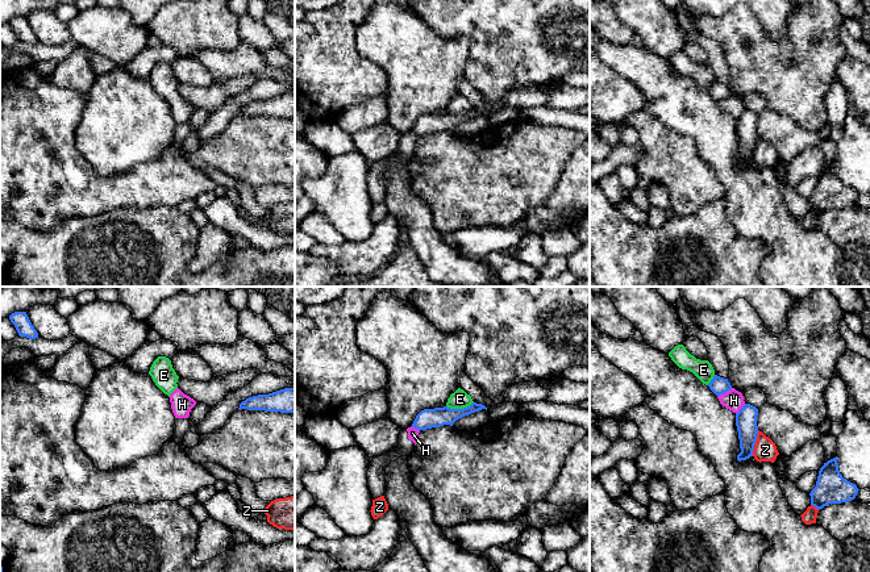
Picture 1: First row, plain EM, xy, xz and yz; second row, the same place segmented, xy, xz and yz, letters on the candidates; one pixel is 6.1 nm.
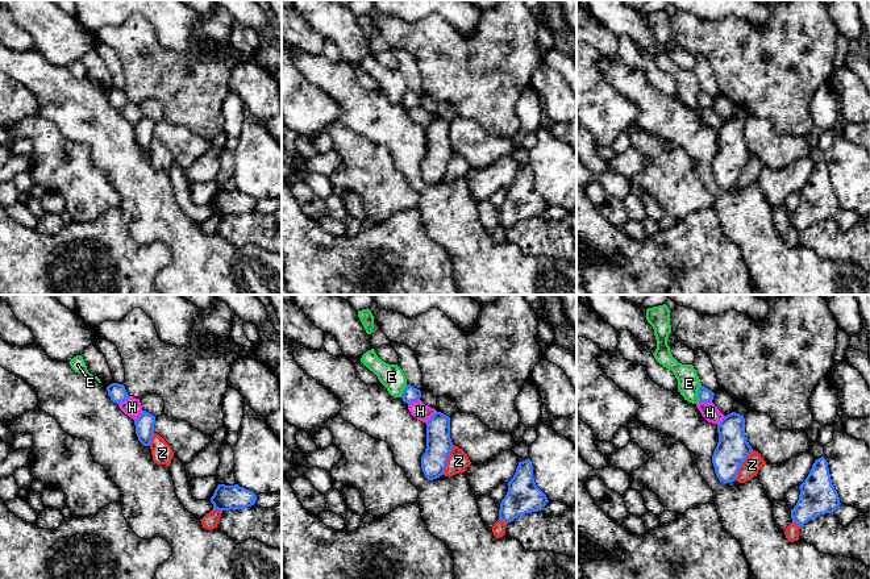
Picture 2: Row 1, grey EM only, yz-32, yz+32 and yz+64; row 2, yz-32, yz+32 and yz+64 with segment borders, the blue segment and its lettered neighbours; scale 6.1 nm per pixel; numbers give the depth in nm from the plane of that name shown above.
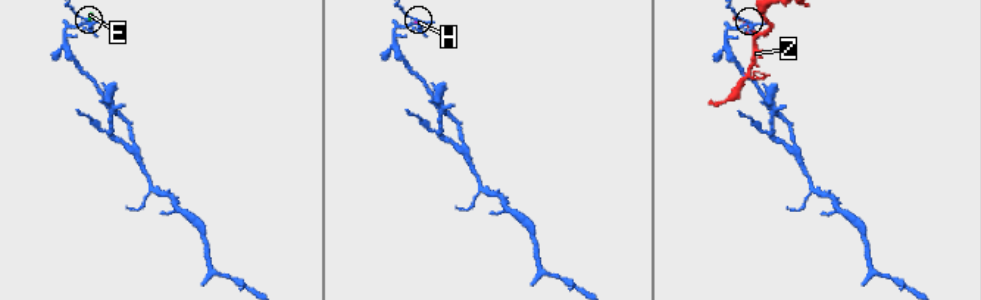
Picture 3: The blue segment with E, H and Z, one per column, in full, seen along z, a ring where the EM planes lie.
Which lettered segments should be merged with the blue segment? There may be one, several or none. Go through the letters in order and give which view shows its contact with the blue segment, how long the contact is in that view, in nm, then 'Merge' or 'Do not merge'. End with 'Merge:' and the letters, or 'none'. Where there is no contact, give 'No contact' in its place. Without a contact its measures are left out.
E: Touches blue in xz. Shared border 170 nm. Do not merge
H: Touches blue in yz. Shared border 110 nm. Do not merge
Z: Touches blue in yz. Shared border 170 nm. Do not merge
Merge: none

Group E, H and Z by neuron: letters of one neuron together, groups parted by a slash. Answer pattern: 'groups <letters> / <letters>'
groups E H / Z

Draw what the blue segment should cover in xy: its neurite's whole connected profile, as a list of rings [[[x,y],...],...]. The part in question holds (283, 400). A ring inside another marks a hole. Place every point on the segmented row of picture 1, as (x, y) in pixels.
[[[295,388],[249,397],[238,409],[295,413]]]

